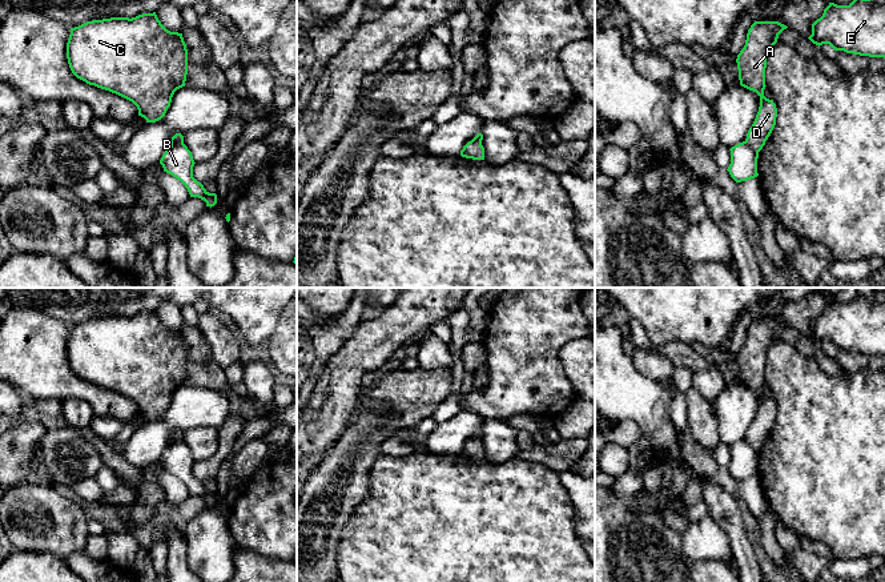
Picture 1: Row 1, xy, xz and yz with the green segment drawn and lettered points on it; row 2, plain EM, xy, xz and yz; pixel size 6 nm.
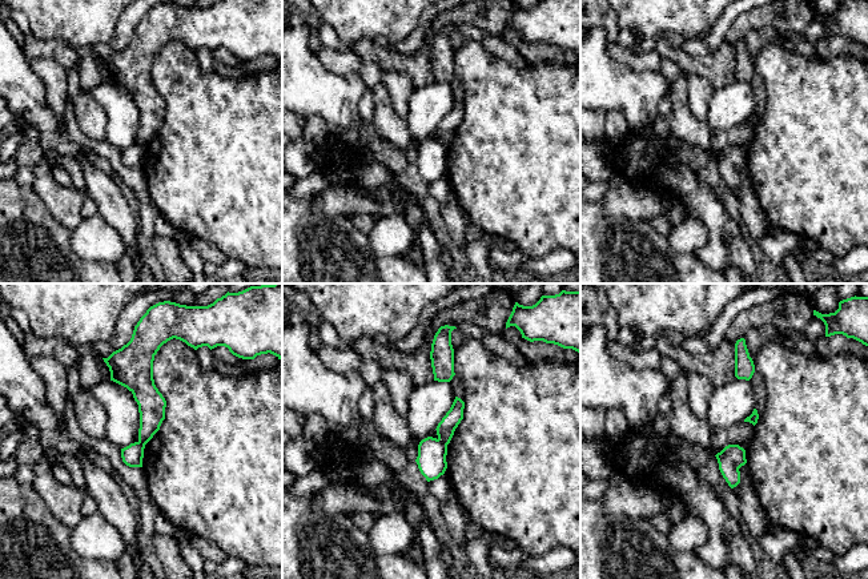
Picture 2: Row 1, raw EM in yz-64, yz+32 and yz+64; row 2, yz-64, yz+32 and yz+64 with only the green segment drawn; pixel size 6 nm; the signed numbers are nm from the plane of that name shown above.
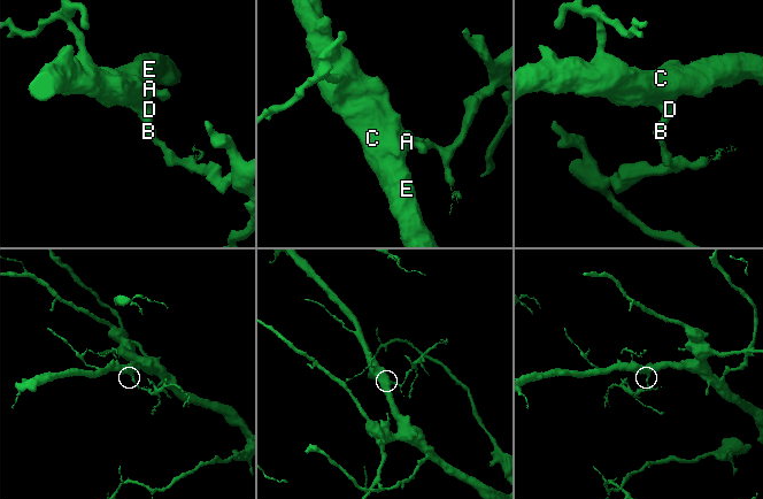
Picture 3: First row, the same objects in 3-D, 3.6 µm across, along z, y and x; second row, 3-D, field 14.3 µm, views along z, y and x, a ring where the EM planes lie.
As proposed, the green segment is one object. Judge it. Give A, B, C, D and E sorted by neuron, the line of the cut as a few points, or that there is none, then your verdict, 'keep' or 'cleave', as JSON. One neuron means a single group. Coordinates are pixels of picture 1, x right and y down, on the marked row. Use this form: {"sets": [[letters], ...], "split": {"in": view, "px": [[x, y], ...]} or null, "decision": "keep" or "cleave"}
{"sets": [["A", "C", "D", "E"], ["B"]], "split": {"in": "yz", "px": [[745, 140], [757, 153]]}, "decision": "cleave"}

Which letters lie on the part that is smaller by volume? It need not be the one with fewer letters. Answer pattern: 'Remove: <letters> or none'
Remove: B

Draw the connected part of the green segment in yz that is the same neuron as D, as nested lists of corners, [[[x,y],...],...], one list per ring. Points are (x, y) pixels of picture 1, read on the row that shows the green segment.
[[[755,21],[748,29],[745,45],[736,59],[740,85],[760,96],[759,112],[745,139],[757,153],[771,136],[777,117],[776,104],[764,96],[767,57],[777,43],[779,35],[787,28],[779,21]]]

